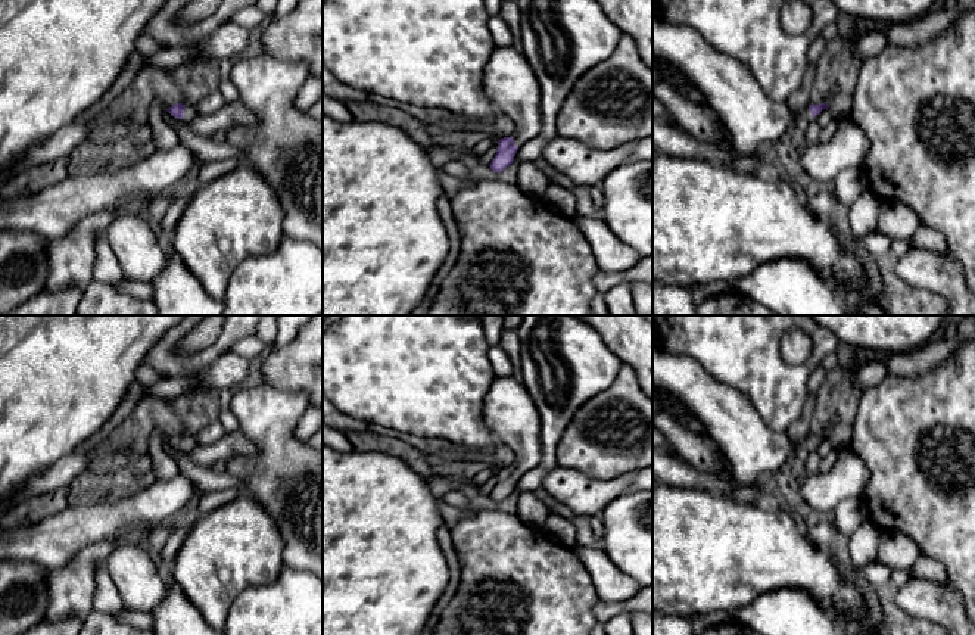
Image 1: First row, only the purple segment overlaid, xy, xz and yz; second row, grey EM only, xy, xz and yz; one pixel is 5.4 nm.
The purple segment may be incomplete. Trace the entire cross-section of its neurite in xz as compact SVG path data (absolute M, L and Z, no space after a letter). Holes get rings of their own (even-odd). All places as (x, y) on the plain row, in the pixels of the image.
M513 374L492 377L485 396L485 424L515 454L514 466L498 471L489 495L499 504L515 491L518 477L535 469L542 458L539 410L526 386Z

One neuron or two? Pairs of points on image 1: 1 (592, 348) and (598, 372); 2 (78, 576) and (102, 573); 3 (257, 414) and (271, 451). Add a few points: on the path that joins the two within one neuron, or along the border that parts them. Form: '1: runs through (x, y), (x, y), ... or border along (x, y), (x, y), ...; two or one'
1: runs through (592, 354), (592, 366); one
2: border along (96, 570), (92, 609); two
3: runs through (265, 423), (271, 429), (271, 442); one

